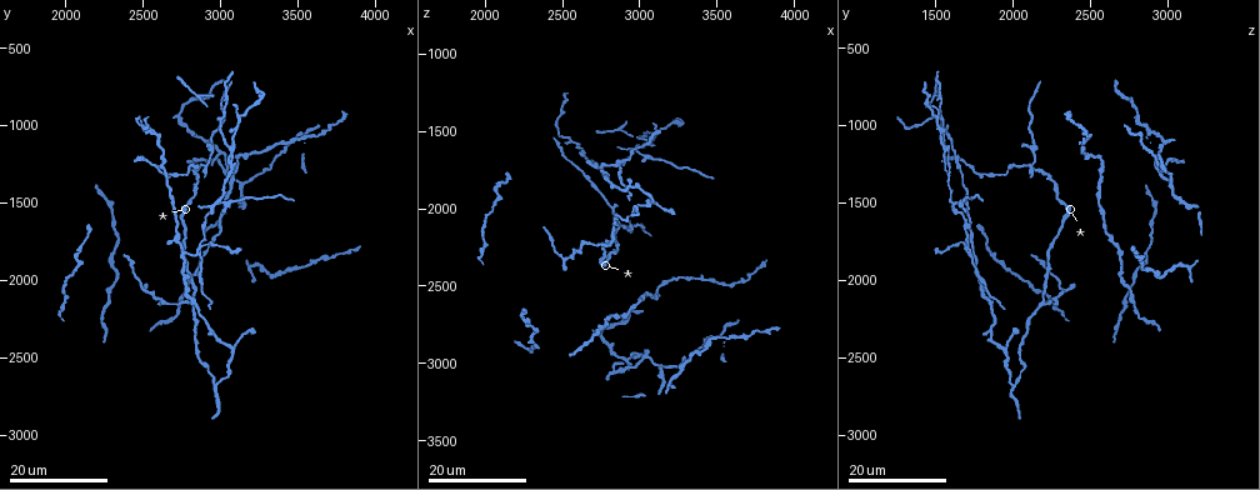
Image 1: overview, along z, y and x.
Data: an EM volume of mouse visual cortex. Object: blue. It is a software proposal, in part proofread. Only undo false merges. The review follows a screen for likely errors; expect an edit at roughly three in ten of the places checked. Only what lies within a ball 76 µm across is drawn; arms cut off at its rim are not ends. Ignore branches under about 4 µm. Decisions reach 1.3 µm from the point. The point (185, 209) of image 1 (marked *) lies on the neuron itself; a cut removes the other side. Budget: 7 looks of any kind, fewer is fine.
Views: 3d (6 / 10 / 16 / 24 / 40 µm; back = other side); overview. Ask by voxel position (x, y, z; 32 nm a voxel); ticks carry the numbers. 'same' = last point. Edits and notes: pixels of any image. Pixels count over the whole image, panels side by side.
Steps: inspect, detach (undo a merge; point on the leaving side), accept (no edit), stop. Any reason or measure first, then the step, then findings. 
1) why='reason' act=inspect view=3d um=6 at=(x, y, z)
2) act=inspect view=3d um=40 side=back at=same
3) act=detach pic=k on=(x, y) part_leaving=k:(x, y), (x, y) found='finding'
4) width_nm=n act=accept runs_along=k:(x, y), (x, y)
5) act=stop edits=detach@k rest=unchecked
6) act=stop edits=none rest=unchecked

why='arms part here' act=inspect view=3d um=16 at=(2520, 2080, 2340)

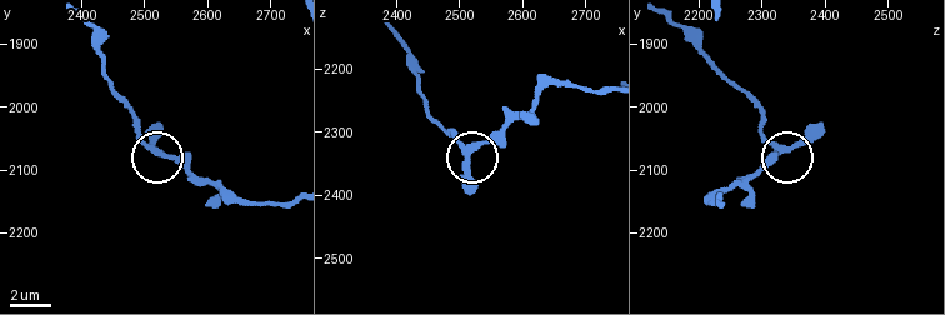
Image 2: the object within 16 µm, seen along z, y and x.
why='zoom in' act=inspect view=3d um=6 at=(2515, 2065, 2335)

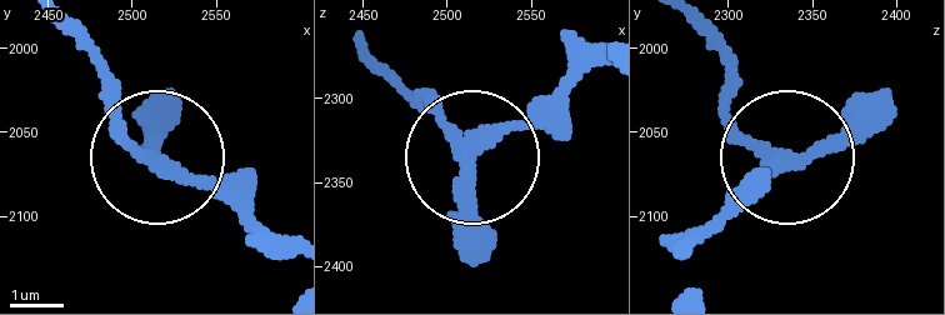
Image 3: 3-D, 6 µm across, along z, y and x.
act=accept runs_along=3:(290, 246), (129, 139), (79, 49) found='all the same neuron'

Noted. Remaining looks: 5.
why='branch point' act=inspect view=3d um=16 at=(3060, 1280, 2940)

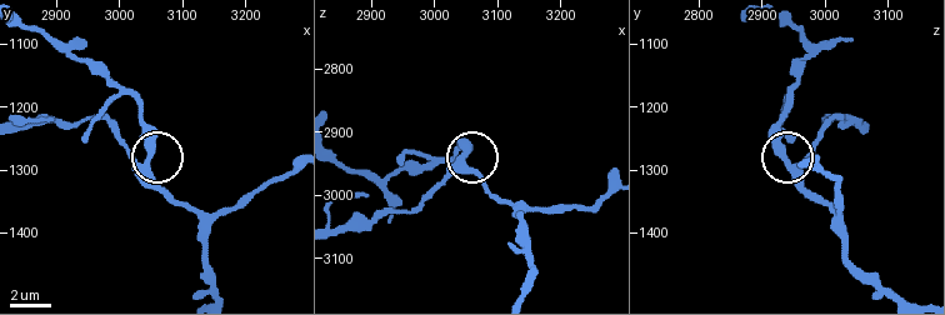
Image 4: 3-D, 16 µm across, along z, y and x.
act=inspect view=3d um=6 at=(3040, 1285, 2945)

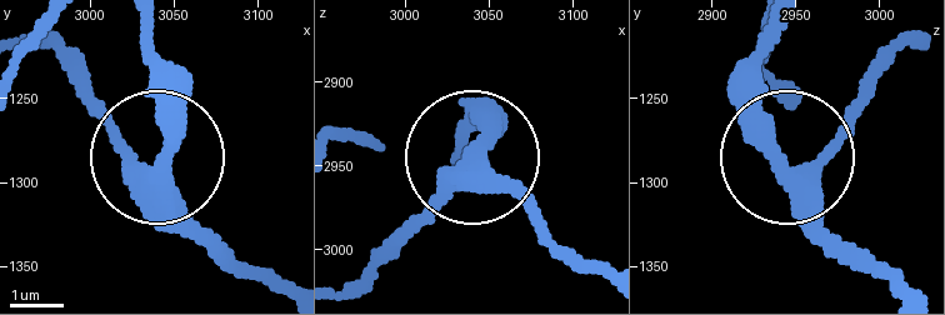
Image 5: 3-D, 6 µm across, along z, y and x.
side_arm_um=12 arms=3 act=accept found='continuous, no second neuron'

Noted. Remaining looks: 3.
why='branch point' act=inspect view=3d um=16 at=(2740, 1820, 1740)

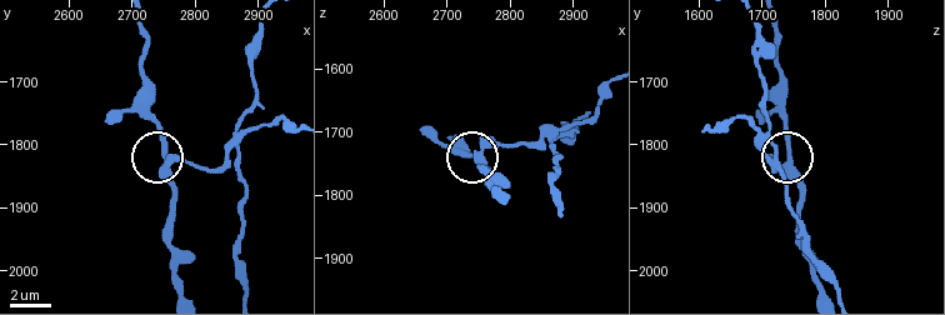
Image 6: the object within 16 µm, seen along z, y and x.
act=inspect view=3d um=6 at=(2760, 1830, 1735)

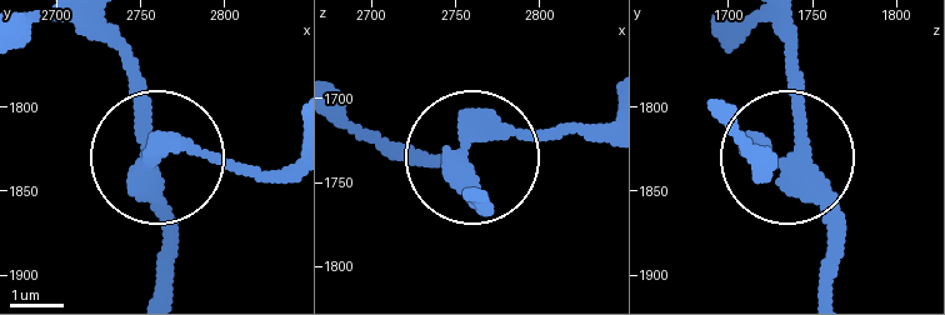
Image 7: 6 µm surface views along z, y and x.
side_arm_um=47 arms=3 act=accept found='one neuron here'

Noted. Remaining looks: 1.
act=stop edits=none rest=unchecked

